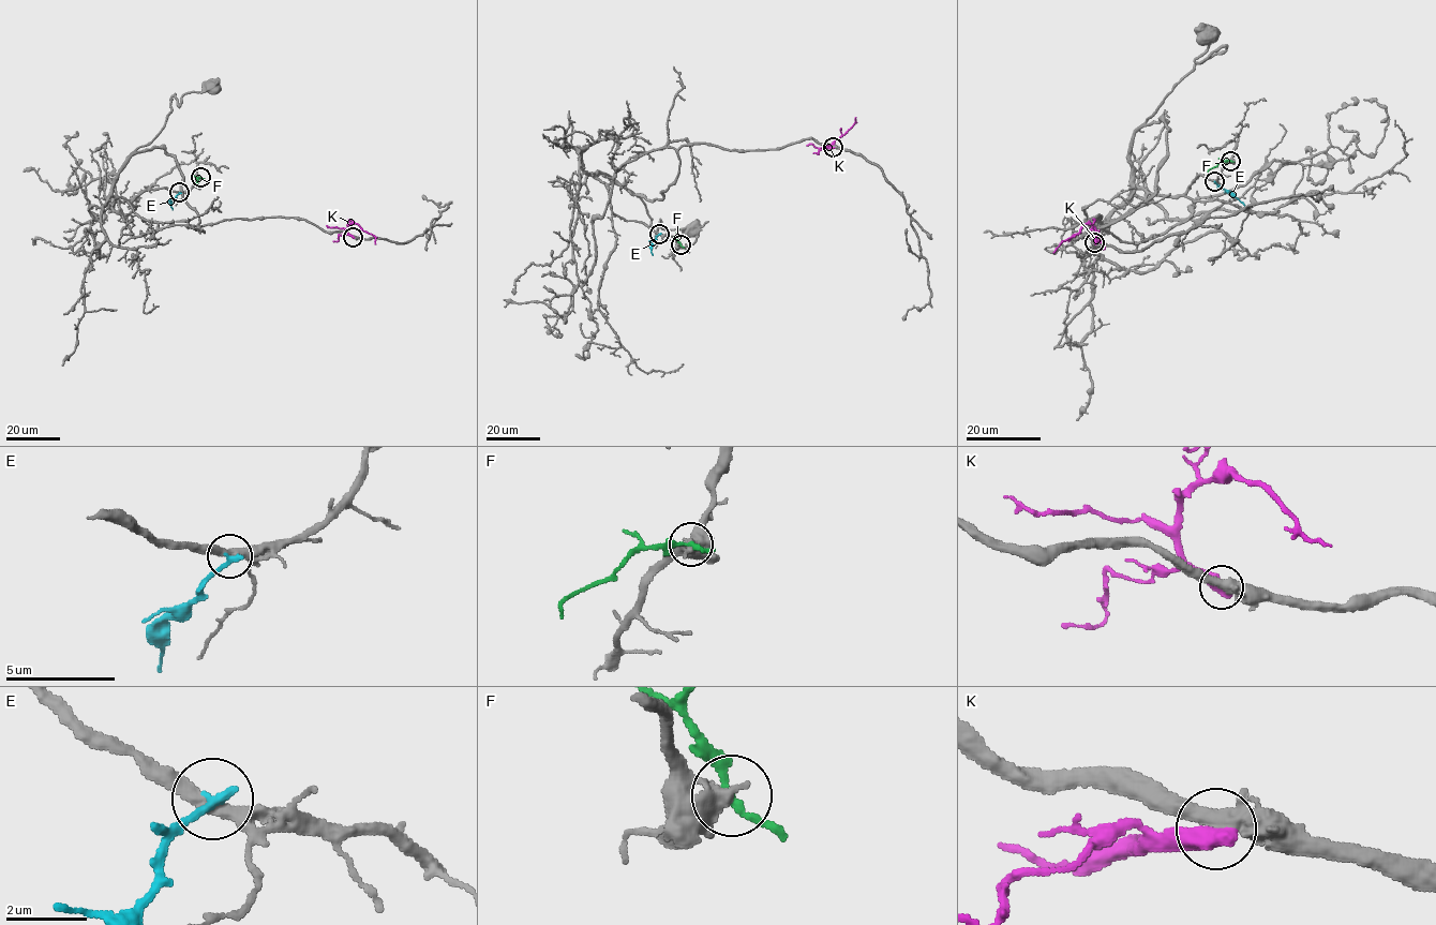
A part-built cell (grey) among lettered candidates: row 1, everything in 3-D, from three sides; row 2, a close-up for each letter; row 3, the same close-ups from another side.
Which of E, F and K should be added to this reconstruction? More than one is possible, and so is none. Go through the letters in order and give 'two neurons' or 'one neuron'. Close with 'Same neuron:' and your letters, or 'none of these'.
E: two neurons
F: two neurons
K: two neurons
Same neuron: none of these

